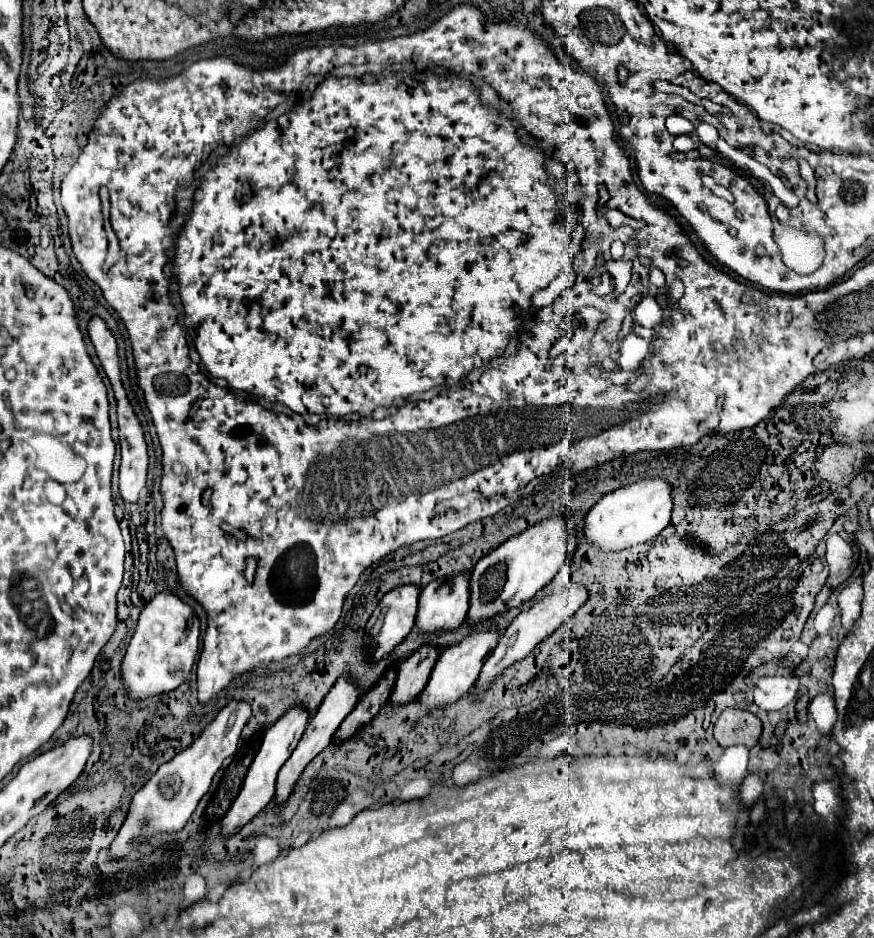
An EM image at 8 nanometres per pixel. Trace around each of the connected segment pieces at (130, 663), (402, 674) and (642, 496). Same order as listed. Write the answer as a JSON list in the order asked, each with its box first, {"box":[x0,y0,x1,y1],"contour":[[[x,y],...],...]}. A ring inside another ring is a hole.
[{"box":[123,590,199,698],"contour":[[[163,590],[141,610],[137,630],[123,660],[123,682],[131,698],[149,698],[171,692],[191,674],[199,654],[199,618],[193,608],[177,594]]]},{"box":[389,644,441,704],"contour":[[[425,644],[413,654],[409,654],[399,666],[399,676],[389,700],[395,704],[413,700],[427,686],[427,678],[431,676],[431,670],[439,654],[441,654],[441,648],[435,644]]]},{"box":[583,478,673,550],"contour":[[[641,478],[605,494],[585,516],[583,534],[603,550],[623,550],[653,540],[669,522],[673,512],[673,484],[665,478]]]}]

